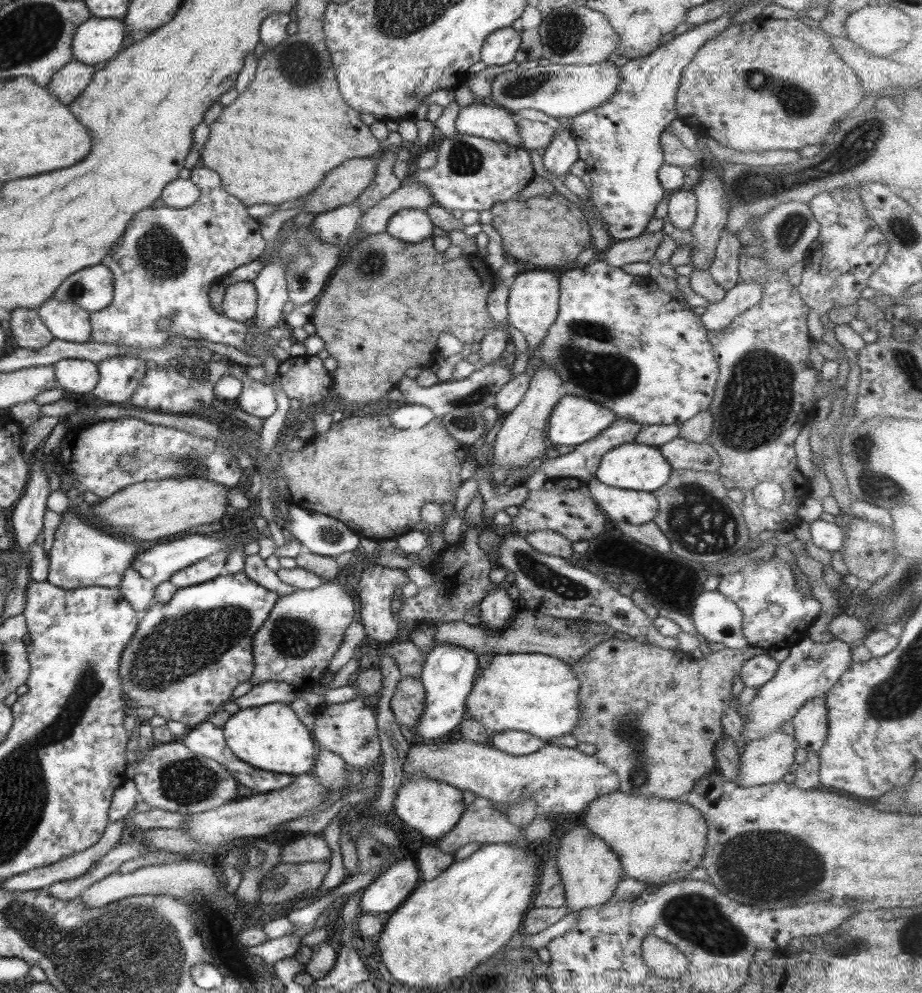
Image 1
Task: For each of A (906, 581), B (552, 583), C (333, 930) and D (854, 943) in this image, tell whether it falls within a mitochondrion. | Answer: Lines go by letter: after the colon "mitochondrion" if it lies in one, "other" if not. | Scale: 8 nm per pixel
A: mitochondrion
B: mitochondrion
C: other
D: mitochondrion

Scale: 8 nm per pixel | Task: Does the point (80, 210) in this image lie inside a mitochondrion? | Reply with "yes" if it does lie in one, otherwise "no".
no

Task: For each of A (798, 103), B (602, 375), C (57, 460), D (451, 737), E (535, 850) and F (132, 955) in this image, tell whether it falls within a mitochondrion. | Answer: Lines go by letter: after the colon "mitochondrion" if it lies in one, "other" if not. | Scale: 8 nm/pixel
A: mitochondrion
B: mitochondrion
C: other
D: other
E: other
F: mitochondrion

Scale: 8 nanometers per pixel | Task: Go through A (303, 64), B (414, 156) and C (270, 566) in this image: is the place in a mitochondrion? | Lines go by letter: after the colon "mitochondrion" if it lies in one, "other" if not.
A: mitochondrion
B: other
C: other

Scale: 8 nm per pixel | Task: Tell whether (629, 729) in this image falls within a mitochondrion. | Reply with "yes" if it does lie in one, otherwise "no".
yes

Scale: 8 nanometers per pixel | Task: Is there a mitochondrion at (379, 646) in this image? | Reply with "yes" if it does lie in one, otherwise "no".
no

